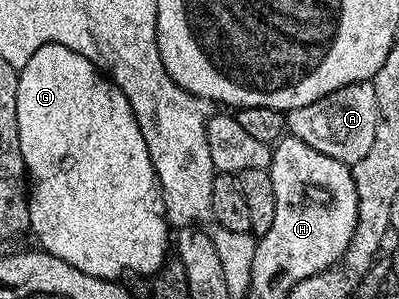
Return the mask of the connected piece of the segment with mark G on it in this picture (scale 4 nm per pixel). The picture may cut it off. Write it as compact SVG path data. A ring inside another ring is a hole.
M45 44L28 58L28 62L18 74L18 93L16 94L16 118L20 134L20 154L26 163L28 177L28 199L30 201L31 233L38 235L41 251L52 254L72 266L76 270L84 270L84 274L92 274L96 278L117 281L121 272L135 272L138 278L153 276L167 263L166 251L172 248L172 225L166 218L166 207L162 201L162 188L158 184L158 175L152 166L152 158L148 154L148 142L144 142L144 134L140 134L140 126L134 121L132 106L124 98L115 84L94 67L88 58L68 50L59 44Z

